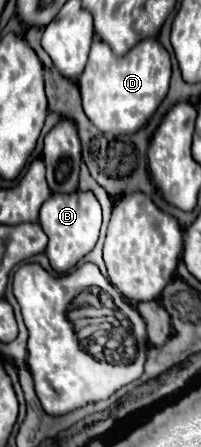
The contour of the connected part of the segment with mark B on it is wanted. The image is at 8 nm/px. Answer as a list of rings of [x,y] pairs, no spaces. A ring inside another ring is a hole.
[[[76,190],[72,194],[52,194],[40,208],[40,226],[48,236],[46,256],[50,258],[50,266],[64,274],[94,248],[102,226],[102,210],[92,192]]]

